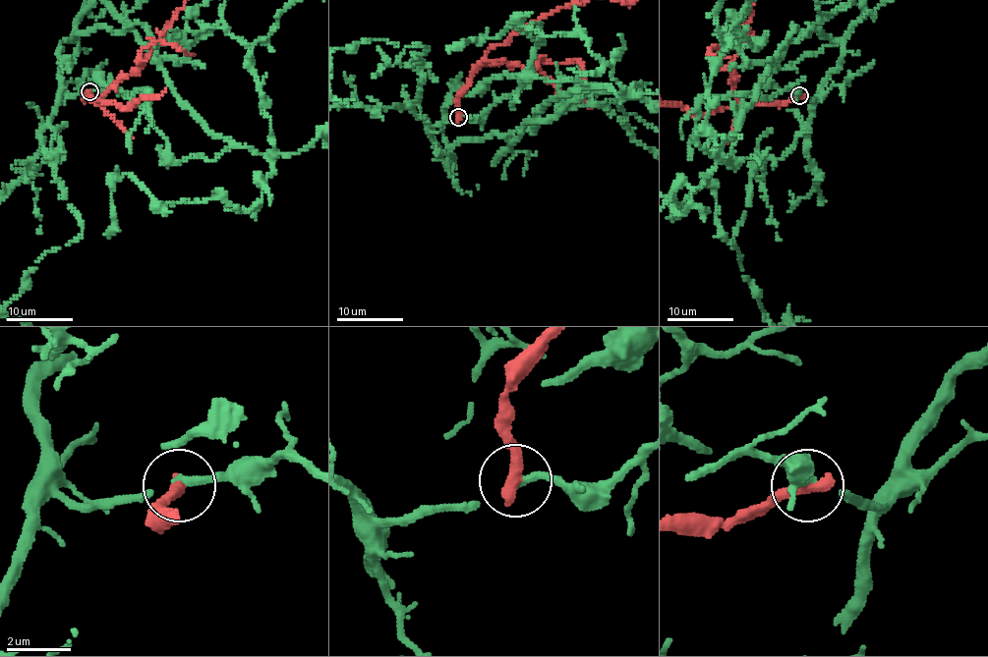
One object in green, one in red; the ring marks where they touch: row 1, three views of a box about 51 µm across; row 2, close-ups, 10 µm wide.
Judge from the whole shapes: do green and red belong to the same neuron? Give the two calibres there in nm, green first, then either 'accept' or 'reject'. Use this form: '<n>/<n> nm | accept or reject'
200/460 nm | reject

